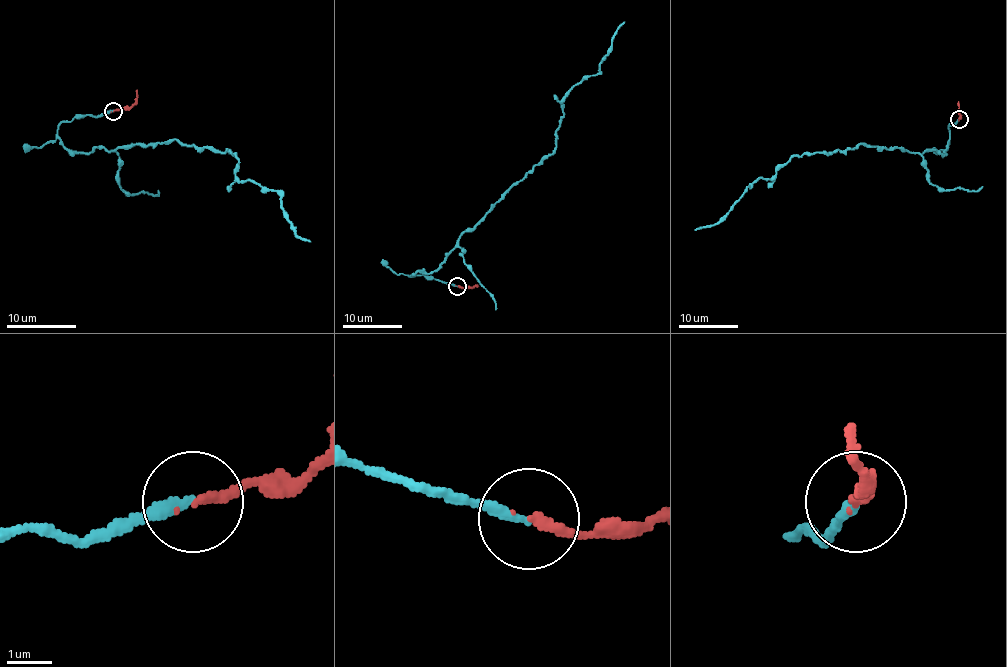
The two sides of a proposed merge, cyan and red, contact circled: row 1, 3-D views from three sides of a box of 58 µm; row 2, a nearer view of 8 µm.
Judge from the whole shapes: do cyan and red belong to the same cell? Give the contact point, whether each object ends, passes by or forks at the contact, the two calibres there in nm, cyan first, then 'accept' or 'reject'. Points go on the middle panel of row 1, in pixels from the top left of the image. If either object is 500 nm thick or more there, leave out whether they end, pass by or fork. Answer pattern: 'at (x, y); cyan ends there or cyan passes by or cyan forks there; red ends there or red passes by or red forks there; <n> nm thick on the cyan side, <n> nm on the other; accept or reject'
at (457, 286); cyan ends there; red ends there; 260 nm thick on the cyan side, 220 nm on the other; accept

